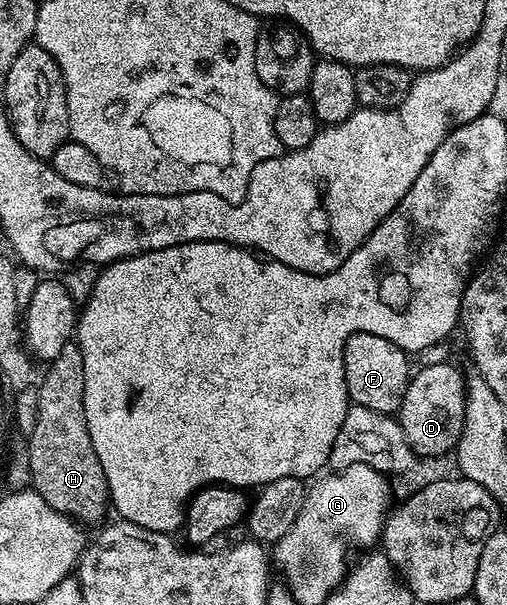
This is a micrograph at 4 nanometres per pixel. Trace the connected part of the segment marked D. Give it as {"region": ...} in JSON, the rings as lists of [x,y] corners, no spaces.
{"region":[[[431,364],[412,375],[397,419],[416,457],[443,456],[446,452],[448,455],[454,449],[461,438],[466,397],[464,373],[459,373],[451,364]]]}

